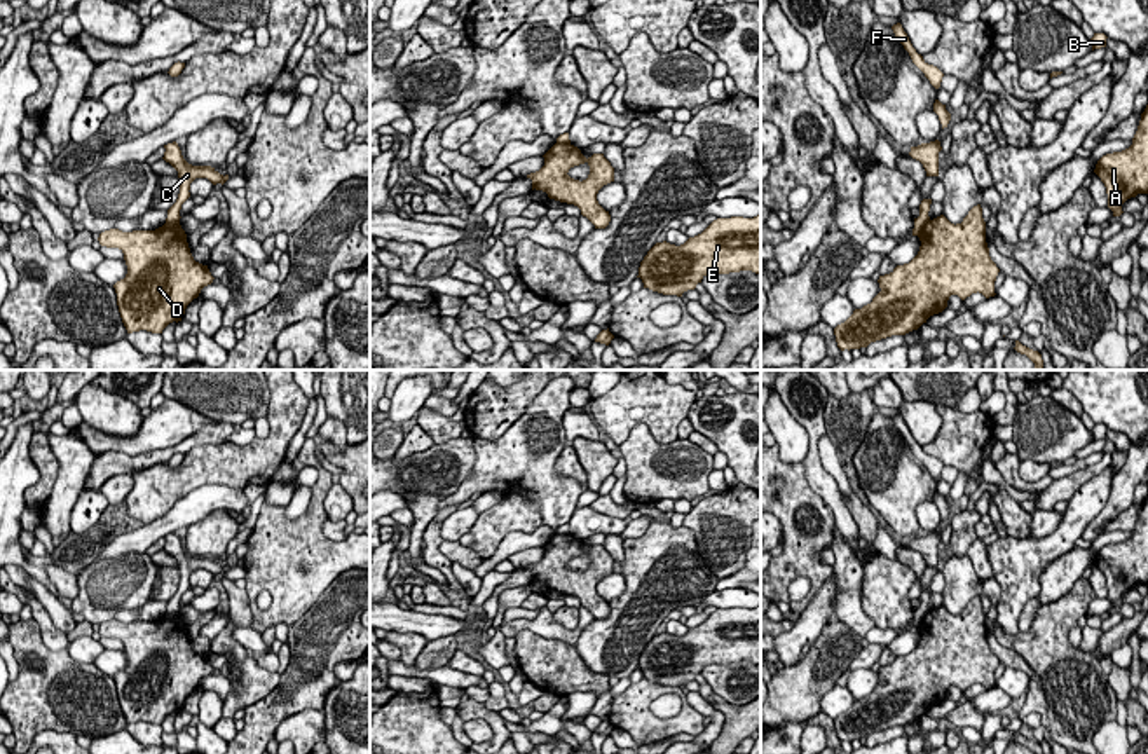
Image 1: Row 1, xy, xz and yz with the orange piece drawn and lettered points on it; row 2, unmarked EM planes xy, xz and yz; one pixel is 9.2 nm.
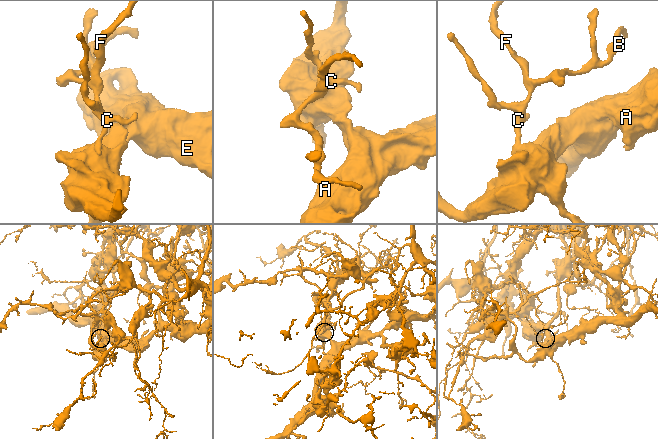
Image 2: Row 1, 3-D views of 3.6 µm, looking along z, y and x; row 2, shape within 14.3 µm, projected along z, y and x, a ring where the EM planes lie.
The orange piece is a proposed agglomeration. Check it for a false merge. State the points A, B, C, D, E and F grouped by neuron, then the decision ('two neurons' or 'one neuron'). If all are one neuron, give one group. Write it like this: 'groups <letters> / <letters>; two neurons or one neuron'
groups A D E / B C F; two neurons

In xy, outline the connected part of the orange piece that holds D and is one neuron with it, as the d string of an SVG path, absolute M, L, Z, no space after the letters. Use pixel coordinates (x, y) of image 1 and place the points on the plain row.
M164 614L155 621L122 623L110 620L98 628L101 637L119 639L124 644L127 665L113 675L117 696L127 724L147 721L162 724L173 714L181 712L187 696L199 688L201 681L213 674L208 656L194 651L187 625L180 614Z

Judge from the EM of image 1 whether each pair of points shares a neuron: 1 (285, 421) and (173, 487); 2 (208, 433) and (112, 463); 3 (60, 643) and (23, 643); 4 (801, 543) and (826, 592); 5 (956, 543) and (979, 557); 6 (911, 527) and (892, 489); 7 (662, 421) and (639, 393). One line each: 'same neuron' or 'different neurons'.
1: same neuron
2: same neuron
3: different neurons
4: different neurons
5: different neurons
6: same neuron
7: same neuron

